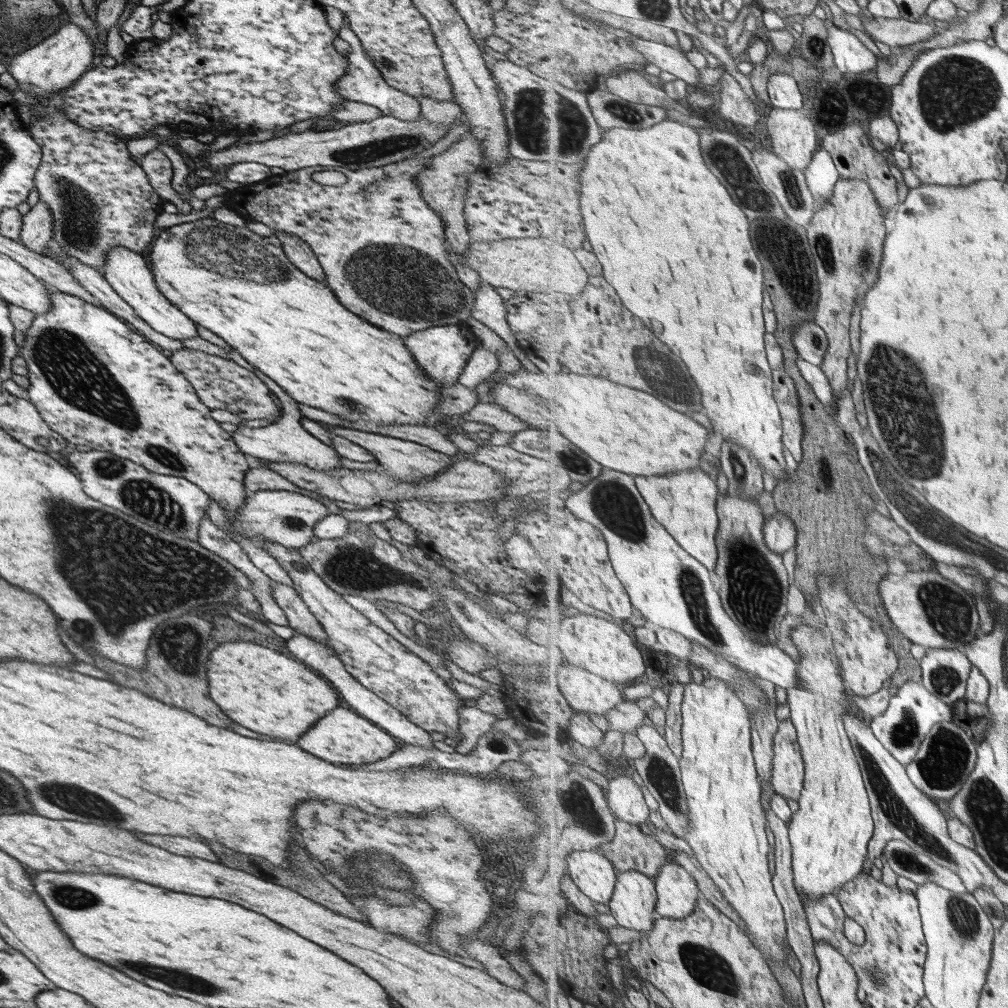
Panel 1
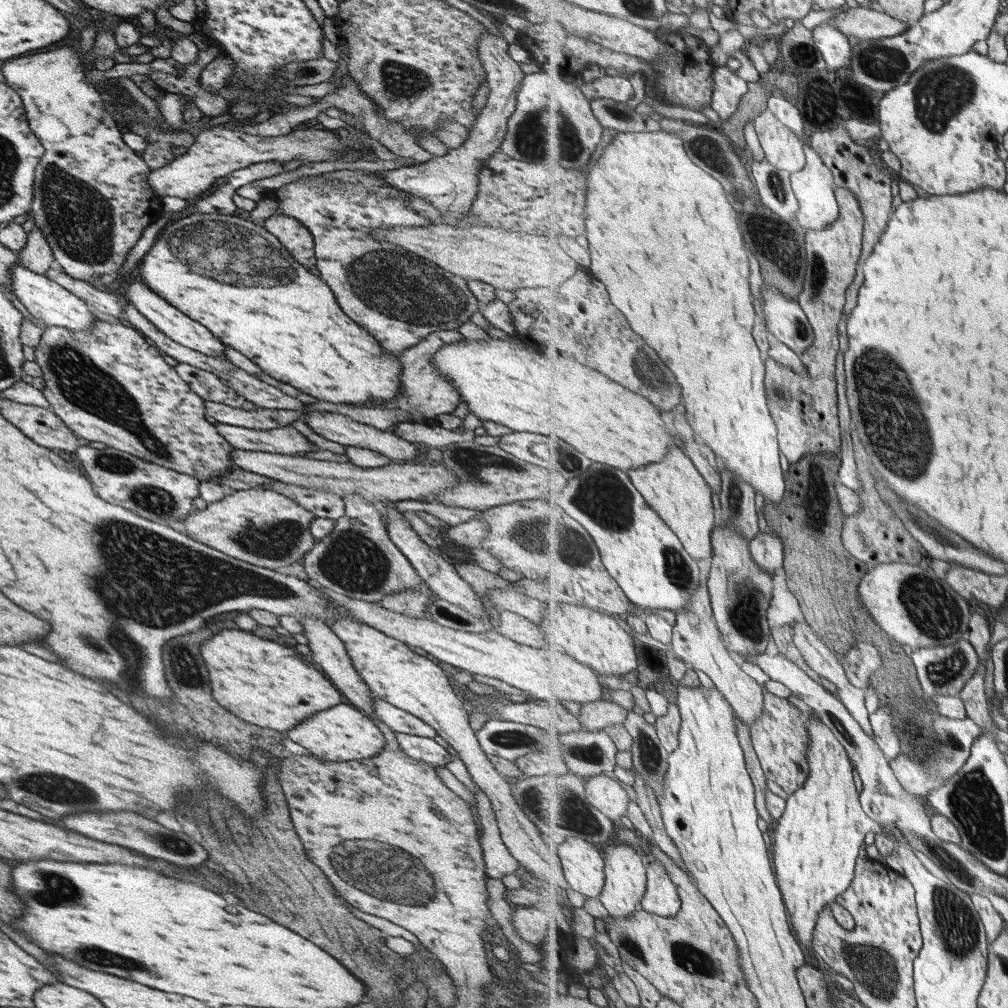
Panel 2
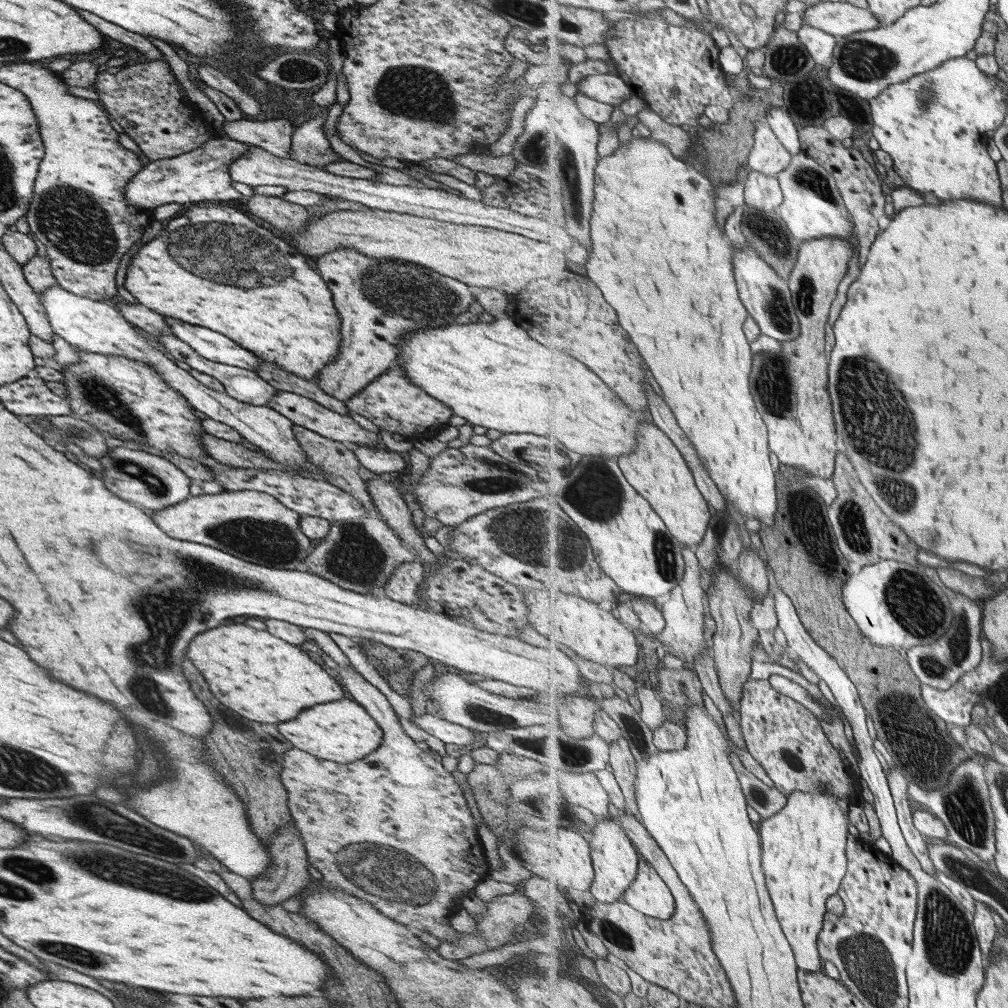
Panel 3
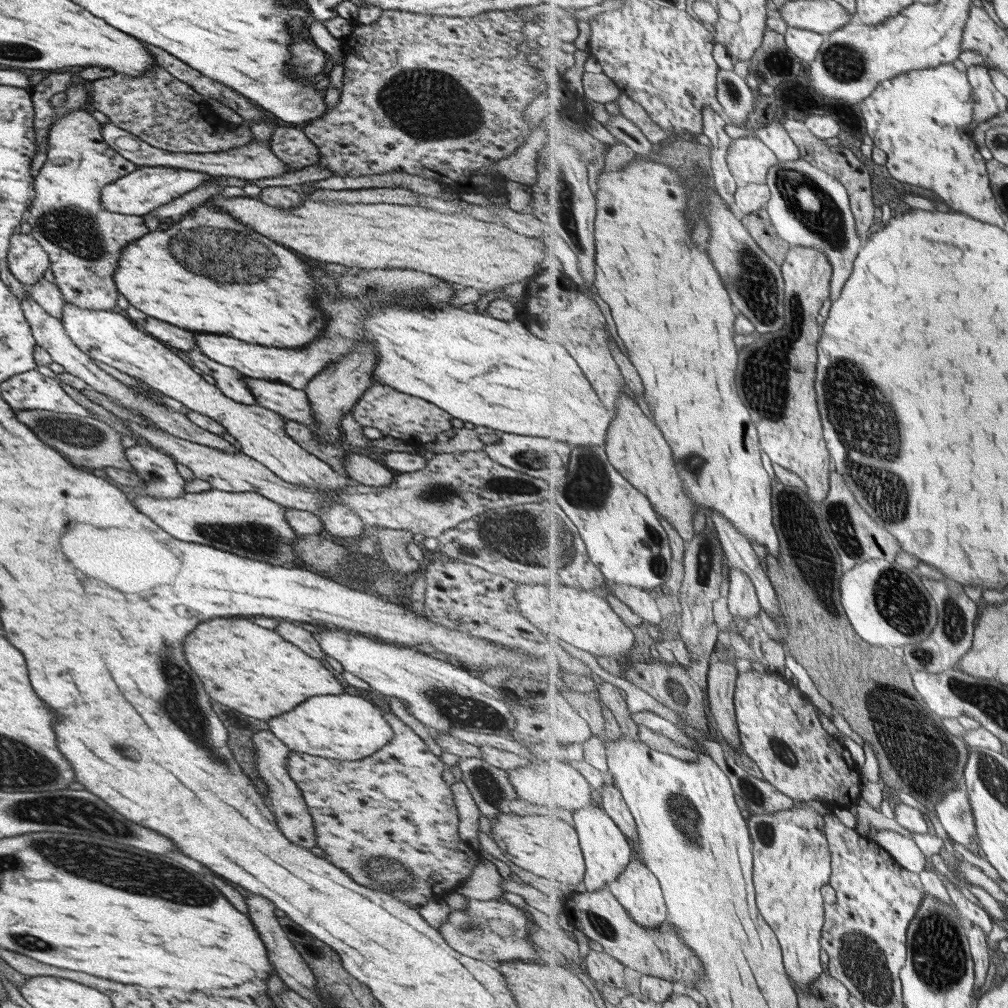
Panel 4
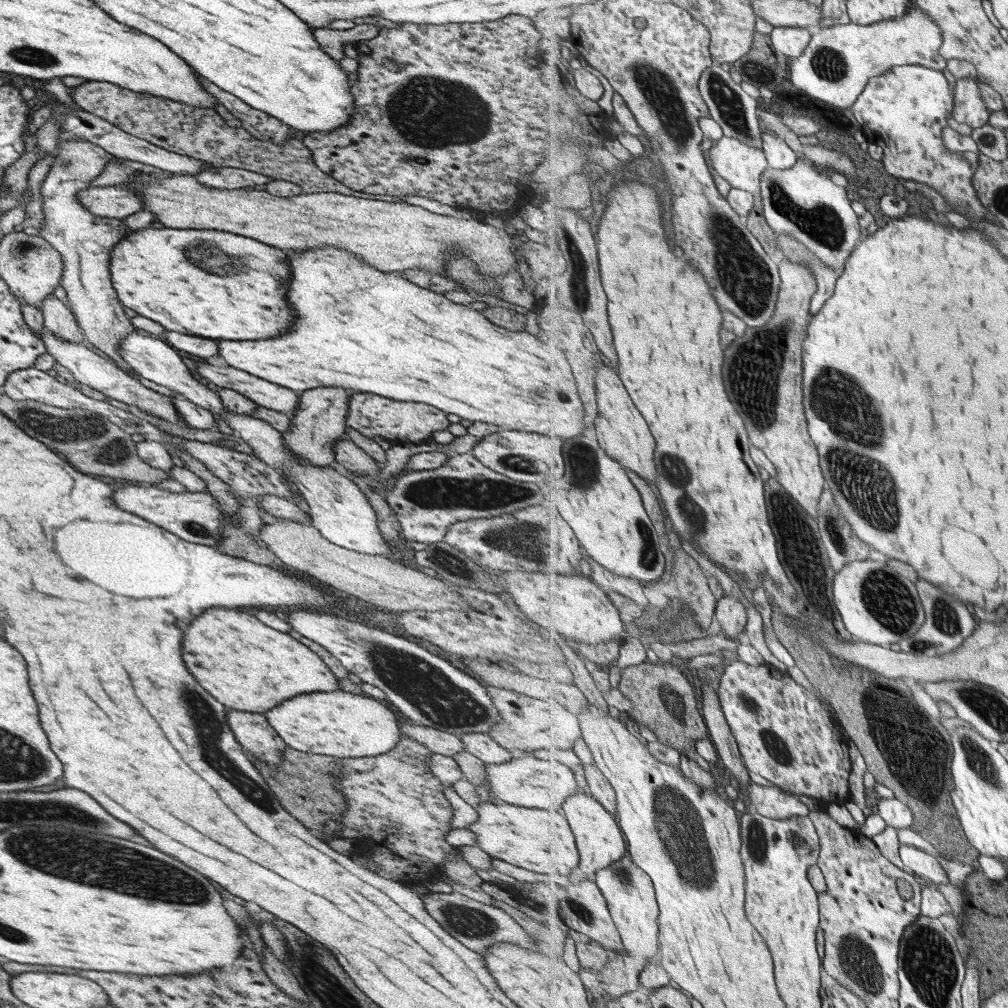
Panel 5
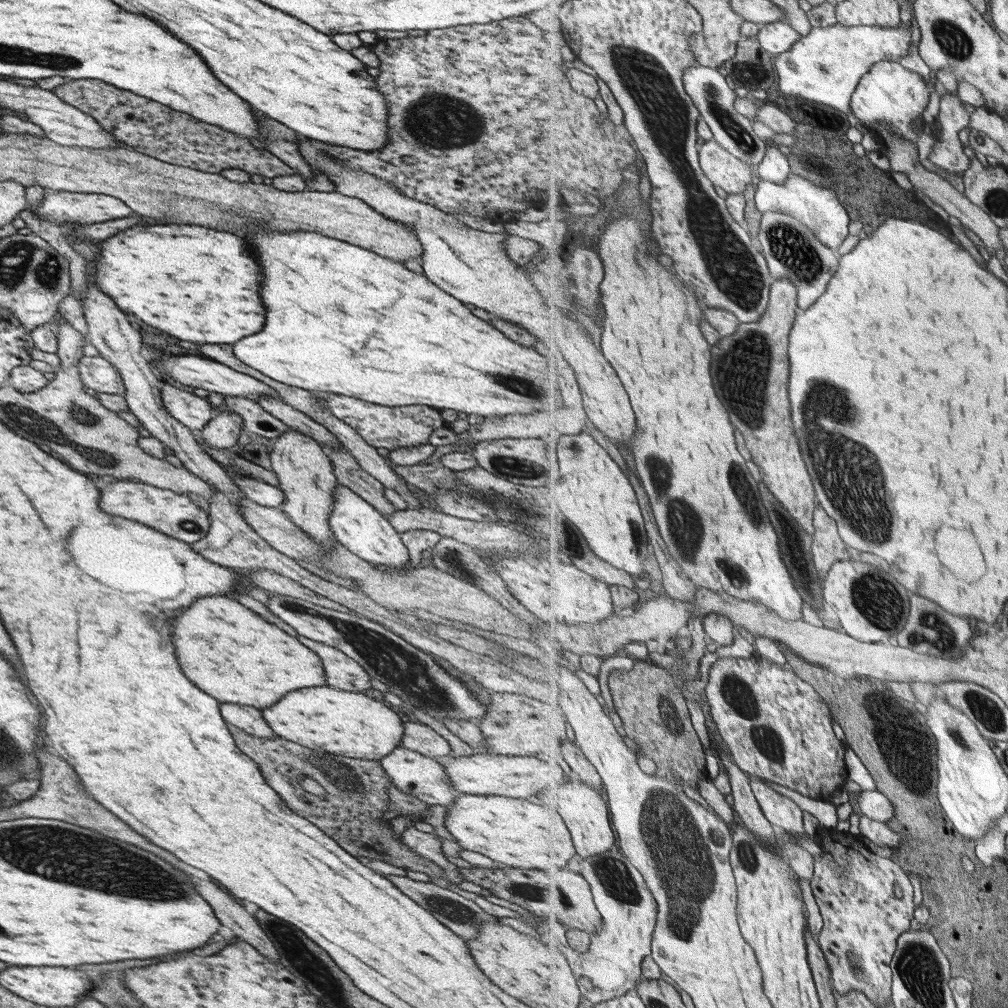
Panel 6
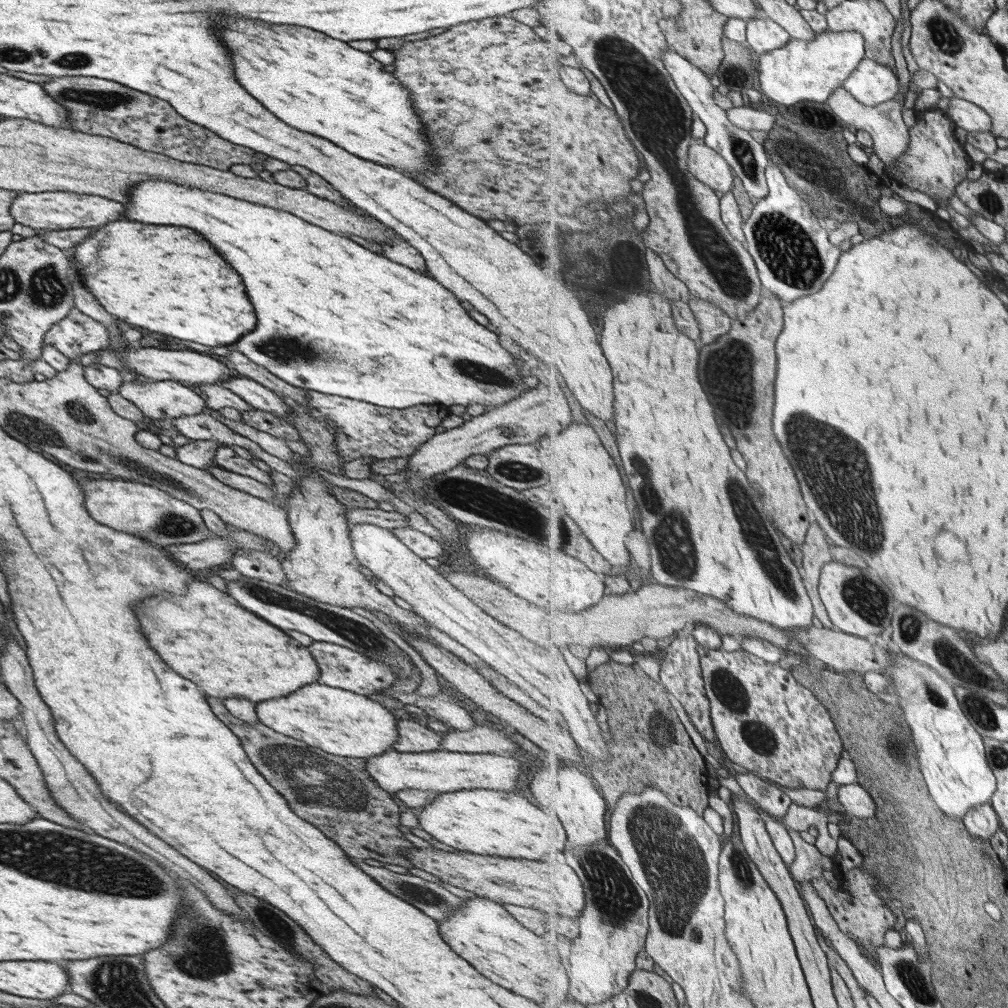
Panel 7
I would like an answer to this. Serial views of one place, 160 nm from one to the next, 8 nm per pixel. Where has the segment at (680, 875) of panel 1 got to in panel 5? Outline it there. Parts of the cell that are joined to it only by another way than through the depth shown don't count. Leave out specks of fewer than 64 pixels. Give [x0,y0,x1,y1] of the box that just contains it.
[595,855,661,996]

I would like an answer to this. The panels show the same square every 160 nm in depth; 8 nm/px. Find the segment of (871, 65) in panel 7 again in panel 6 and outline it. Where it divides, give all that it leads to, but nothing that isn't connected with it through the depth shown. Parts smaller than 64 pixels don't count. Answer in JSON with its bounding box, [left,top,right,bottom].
[851,61,931,142]

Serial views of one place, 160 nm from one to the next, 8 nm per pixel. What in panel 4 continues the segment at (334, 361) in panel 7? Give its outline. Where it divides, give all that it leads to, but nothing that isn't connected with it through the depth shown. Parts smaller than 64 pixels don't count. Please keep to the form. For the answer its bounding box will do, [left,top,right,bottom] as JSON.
[193,270,616,448]

